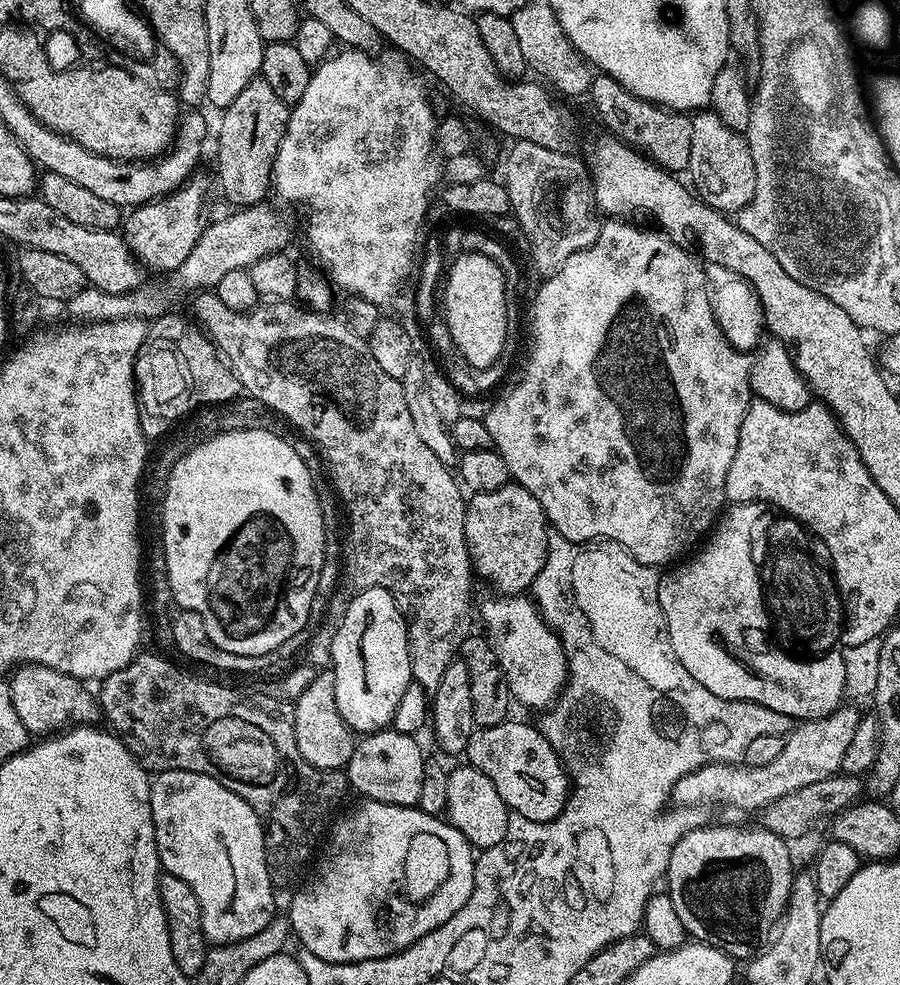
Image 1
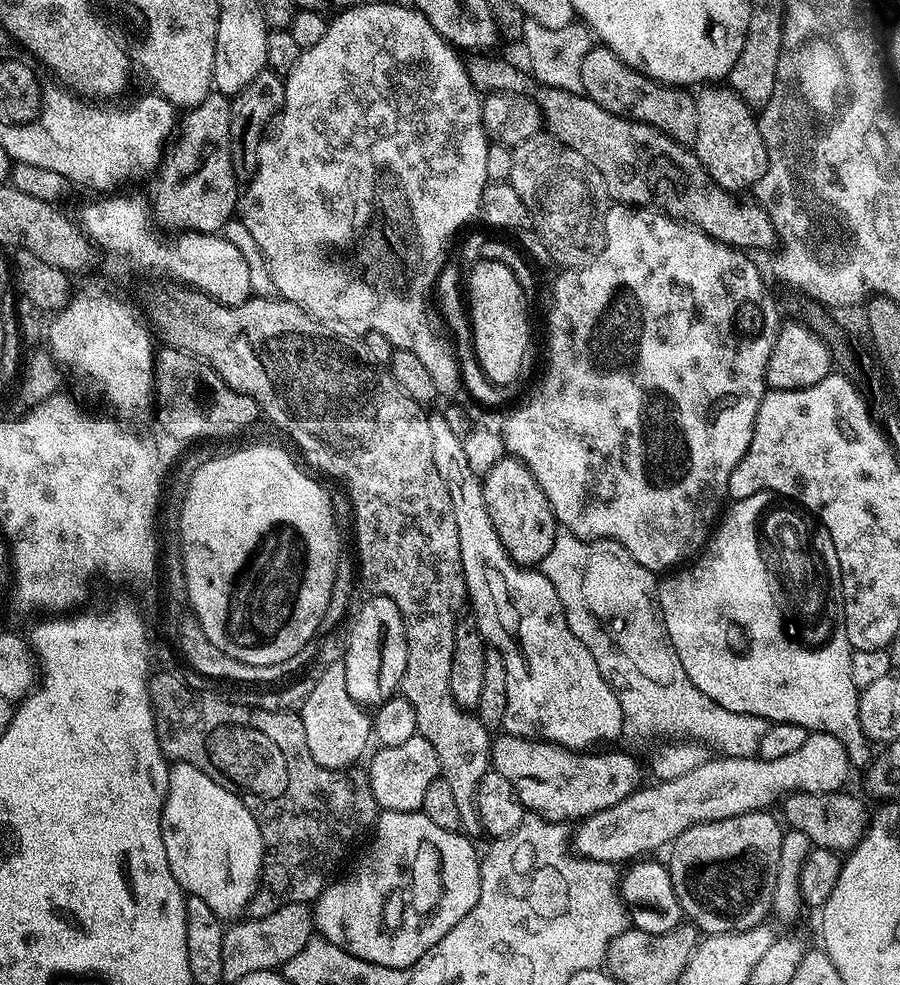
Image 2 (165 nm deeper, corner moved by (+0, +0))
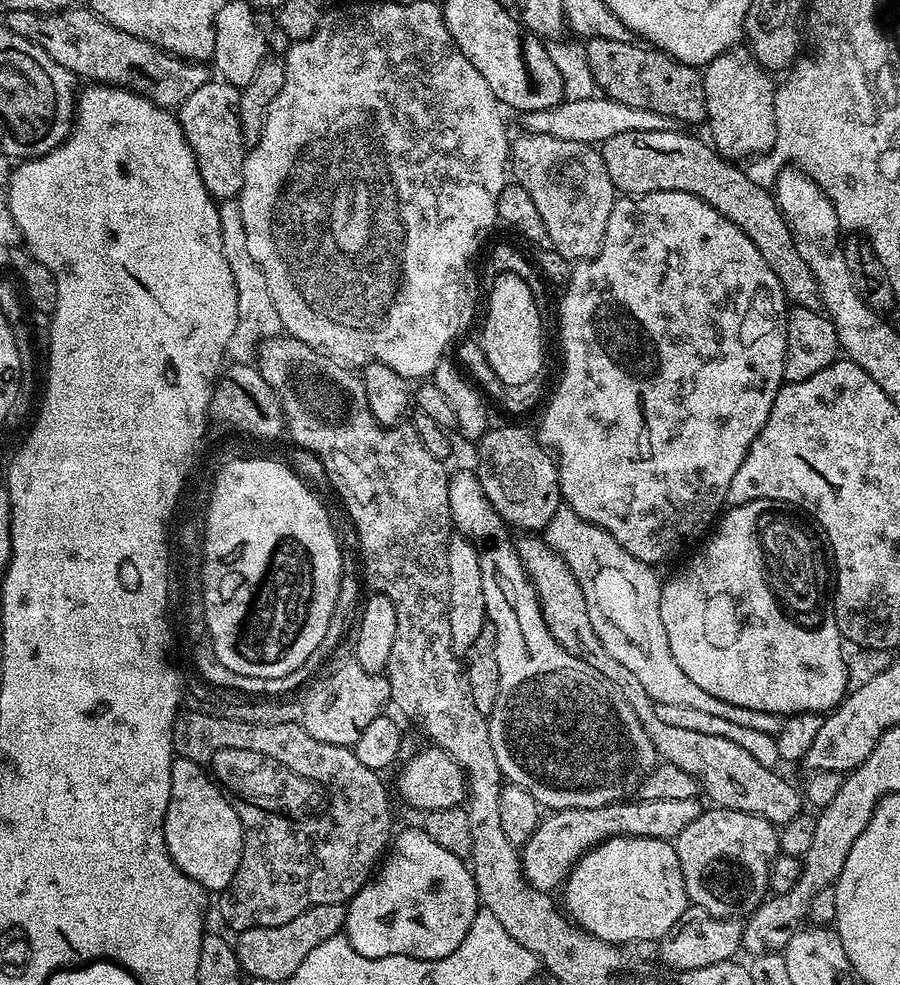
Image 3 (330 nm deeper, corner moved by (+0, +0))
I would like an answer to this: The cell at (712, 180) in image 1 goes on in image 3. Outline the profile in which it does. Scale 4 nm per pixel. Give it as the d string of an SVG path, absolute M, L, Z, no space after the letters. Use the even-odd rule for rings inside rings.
M737 46L718 54L706 65L702 75L706 90L706 127L712 137L710 143L725 160L740 162L743 156L771 152L776 145L774 98L778 87L773 73L763 68L751 48Z

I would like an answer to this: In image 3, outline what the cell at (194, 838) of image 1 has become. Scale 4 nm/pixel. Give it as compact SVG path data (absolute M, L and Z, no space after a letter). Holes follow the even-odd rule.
M173 759L170 770L170 802L164 815L164 841L170 858L194 882L198 882L205 893L219 894L240 870L240 859L244 849L244 827L234 810L231 799L222 791L219 784L189 760Z

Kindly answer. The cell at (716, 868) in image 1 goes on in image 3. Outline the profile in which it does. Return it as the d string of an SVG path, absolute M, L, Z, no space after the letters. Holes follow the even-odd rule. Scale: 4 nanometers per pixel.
M709 807L676 836L674 847L689 901L722 920L744 918L769 895L768 875L781 851L777 825L738 810Z

